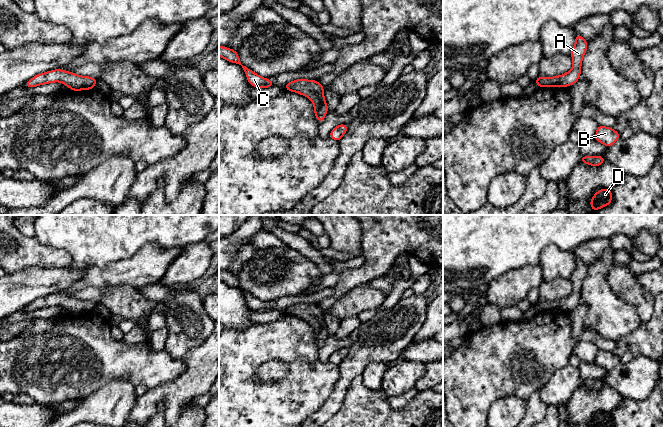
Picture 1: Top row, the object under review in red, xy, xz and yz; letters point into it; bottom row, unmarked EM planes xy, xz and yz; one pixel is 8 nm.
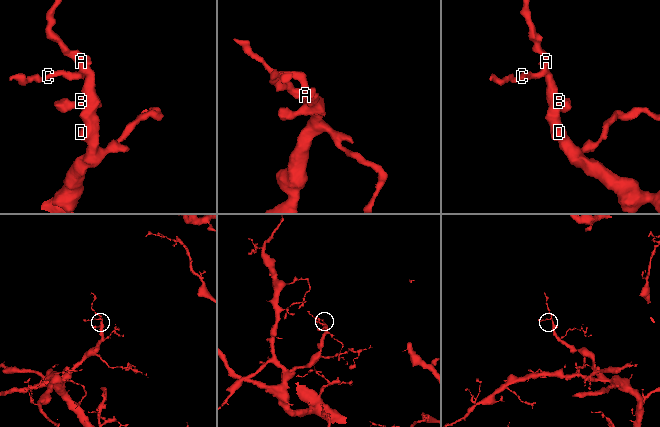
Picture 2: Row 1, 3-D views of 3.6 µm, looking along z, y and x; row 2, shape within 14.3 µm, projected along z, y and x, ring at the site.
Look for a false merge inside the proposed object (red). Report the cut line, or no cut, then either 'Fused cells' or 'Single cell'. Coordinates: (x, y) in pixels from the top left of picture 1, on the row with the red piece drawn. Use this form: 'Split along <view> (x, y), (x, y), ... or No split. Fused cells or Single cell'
No split. Single cell

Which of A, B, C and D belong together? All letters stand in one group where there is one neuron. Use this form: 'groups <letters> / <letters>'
groups A B C D

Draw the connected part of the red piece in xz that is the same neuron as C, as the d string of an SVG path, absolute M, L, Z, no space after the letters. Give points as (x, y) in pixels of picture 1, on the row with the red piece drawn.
M219 46L219 56L221 56L222 58L231 63L241 65L246 74L248 83L251 86L263 89L274 86L271 79L263 78L256 74L255 72L253 72L252 70L248 69L246 66L243 66L240 62L240 58L237 51L234 51L233 49L230 49L228 47Z

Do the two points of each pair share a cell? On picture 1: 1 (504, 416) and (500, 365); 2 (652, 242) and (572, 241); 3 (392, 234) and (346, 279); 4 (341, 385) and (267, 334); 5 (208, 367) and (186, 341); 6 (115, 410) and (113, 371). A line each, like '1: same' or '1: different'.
1: different
2: different
3: same
4: different
5: different
6: different

